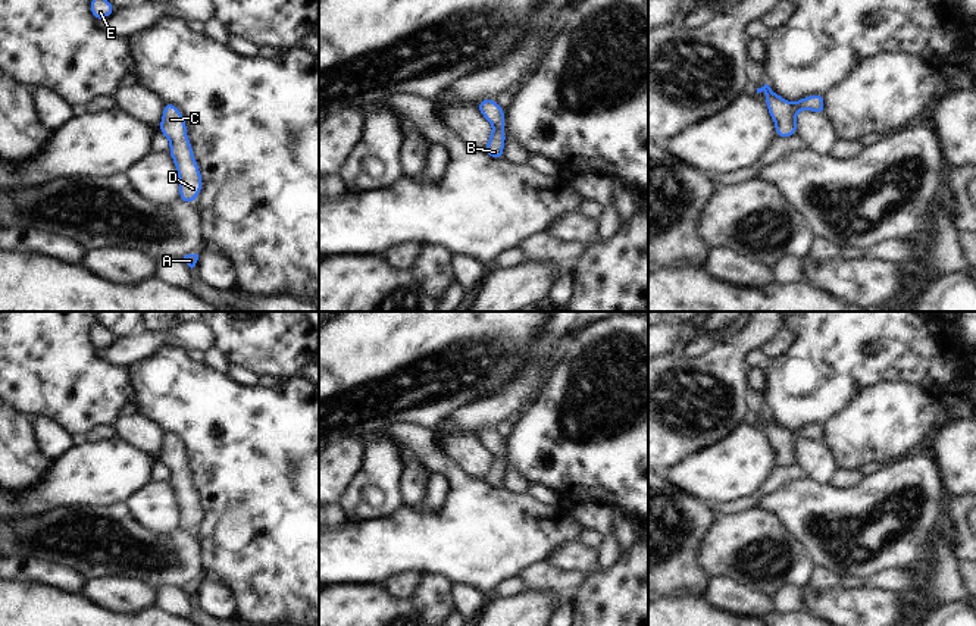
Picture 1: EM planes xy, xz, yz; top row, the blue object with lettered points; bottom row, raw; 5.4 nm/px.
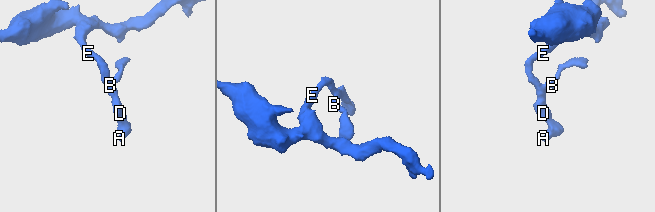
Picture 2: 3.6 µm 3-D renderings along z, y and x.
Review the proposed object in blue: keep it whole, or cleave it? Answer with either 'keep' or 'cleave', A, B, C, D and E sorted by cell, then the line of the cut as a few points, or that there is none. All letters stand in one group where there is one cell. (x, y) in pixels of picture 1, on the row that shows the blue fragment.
keep; A B C D E; no cut

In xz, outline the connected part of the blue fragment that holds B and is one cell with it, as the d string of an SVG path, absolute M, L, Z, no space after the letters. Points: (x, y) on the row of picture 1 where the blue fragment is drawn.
M484 98L478 103L479 113L492 125L492 132L484 148L491 159L504 159L503 150L506 144L504 134L504 109L492 98Z

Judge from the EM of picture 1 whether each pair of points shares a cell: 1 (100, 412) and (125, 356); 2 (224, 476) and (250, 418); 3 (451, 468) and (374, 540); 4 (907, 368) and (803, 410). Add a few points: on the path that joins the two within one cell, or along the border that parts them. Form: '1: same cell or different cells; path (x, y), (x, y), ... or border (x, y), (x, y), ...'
1: different cells; border (96, 350), (106, 360), (128, 368)
2: same cell; path (238, 462), (250, 450), (250, 432)
3: same cell; path (454, 497), (454, 504), (419, 540), (403, 540)
4: same cell; path (881, 368), (845, 368), (829, 384)

